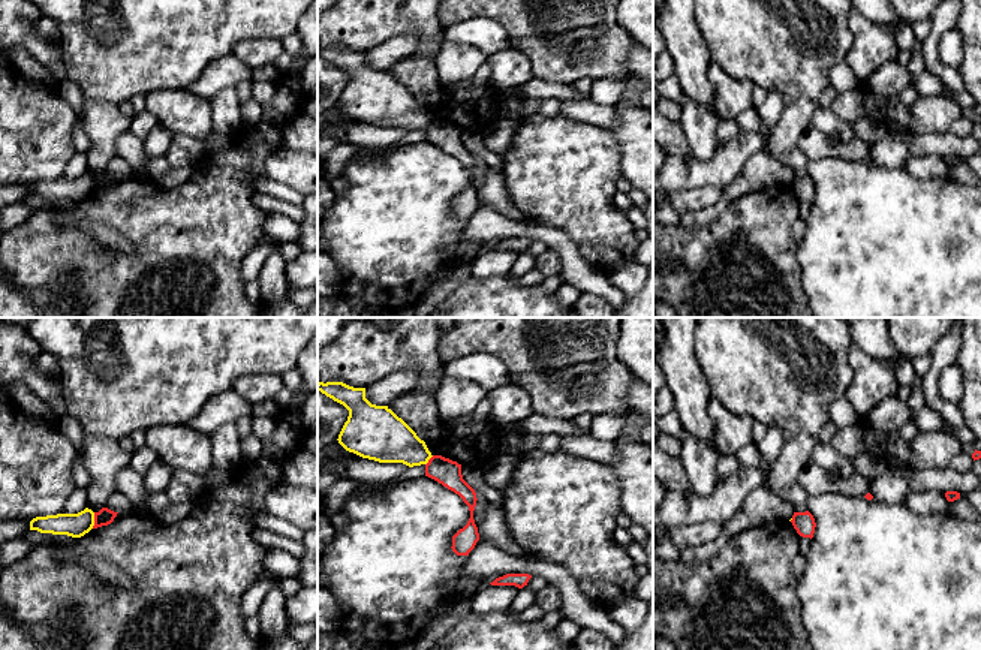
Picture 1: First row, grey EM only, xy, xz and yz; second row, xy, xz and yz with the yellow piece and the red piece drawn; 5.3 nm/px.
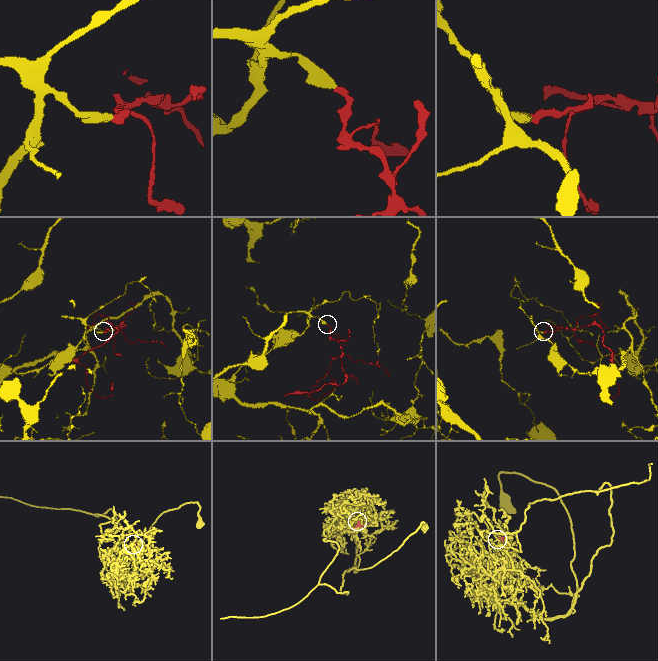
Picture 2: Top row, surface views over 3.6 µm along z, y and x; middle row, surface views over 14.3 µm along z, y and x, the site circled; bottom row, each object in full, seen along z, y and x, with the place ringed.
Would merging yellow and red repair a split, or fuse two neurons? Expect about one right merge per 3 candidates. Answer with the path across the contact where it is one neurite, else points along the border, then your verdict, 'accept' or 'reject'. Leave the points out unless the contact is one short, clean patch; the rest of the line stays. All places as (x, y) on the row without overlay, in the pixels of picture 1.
border along xy (95, 177), (95, 189), (92, 192); reject

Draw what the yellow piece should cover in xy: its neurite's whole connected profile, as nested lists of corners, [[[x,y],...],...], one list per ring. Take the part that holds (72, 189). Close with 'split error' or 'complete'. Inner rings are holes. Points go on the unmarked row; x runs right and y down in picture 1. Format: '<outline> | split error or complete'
[[[88,172],[78,178],[57,178],[46,181],[36,181],[30,186],[30,195],[52,199],[67,199],[81,202],[94,190],[94,177]]] | complete

